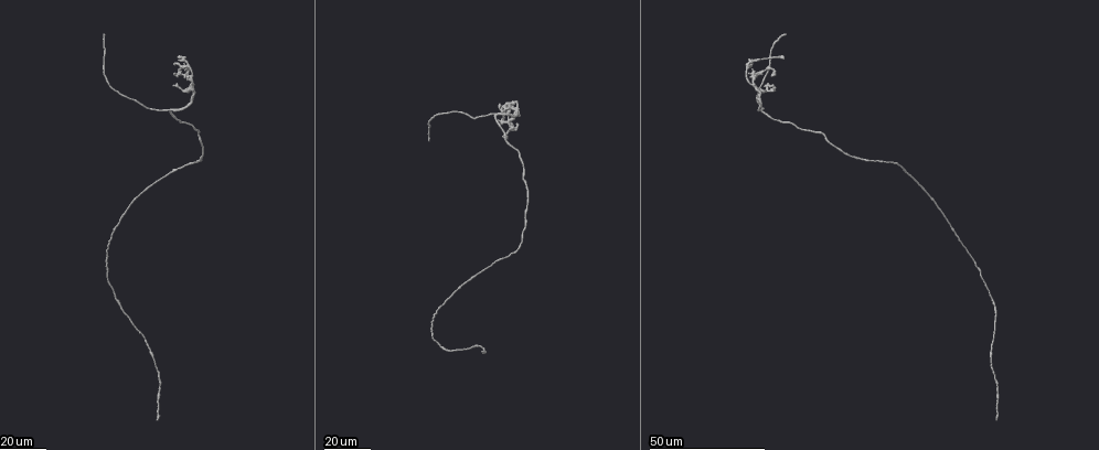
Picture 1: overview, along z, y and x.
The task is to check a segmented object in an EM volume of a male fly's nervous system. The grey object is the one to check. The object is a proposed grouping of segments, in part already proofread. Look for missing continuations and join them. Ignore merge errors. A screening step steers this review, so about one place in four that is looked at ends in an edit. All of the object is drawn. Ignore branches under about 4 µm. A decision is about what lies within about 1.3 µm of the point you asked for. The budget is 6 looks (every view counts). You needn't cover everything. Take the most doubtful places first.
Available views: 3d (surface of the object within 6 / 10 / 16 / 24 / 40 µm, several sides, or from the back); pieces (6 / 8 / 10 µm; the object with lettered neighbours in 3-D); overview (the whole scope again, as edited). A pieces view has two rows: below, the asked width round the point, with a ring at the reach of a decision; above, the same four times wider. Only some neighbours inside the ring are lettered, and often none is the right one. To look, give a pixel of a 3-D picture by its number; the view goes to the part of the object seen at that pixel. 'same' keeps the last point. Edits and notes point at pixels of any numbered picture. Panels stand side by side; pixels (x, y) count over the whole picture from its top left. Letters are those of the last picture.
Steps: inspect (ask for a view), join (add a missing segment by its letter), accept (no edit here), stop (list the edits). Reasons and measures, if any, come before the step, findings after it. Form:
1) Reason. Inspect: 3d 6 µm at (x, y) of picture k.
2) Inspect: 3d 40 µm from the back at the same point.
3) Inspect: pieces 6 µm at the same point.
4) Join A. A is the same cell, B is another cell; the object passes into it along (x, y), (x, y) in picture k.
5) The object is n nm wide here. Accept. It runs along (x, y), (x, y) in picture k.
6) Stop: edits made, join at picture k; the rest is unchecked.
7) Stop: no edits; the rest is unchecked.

End of a long branch. Inspect: 3d 24 µm at (996, 421) of picture 1.

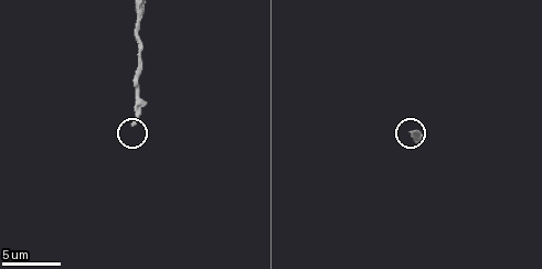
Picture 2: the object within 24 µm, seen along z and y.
See the neighbours. Inspect: pieces 10 µm at (412, 132) of picture 2.

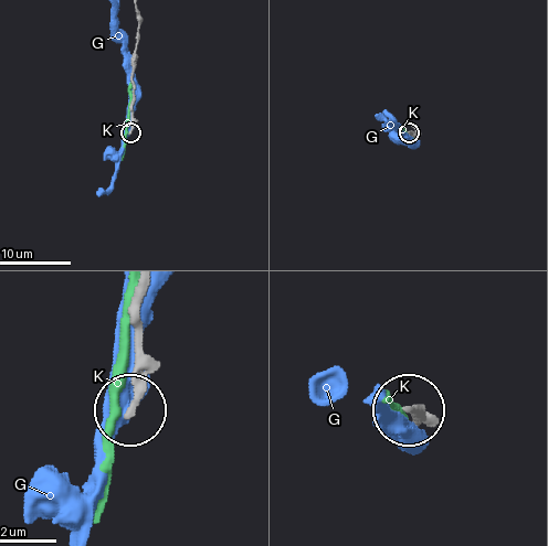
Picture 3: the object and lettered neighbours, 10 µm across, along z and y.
Accept. G and K are other cells; it runs along (138, 29), (130, 132) in picture 3; no lettered segment goes on from it.

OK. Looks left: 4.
Branch stops here. Inspect: 3d 40 µm at (178, 58) of picture 1.

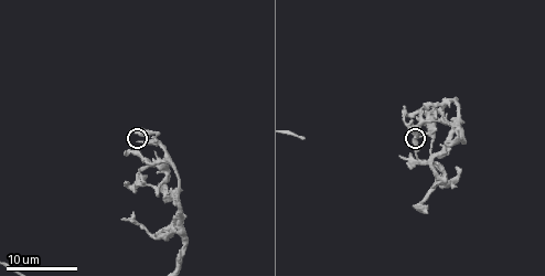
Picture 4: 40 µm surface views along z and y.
Inspect: pieces 8 µm at (137, 141) of picture 4.

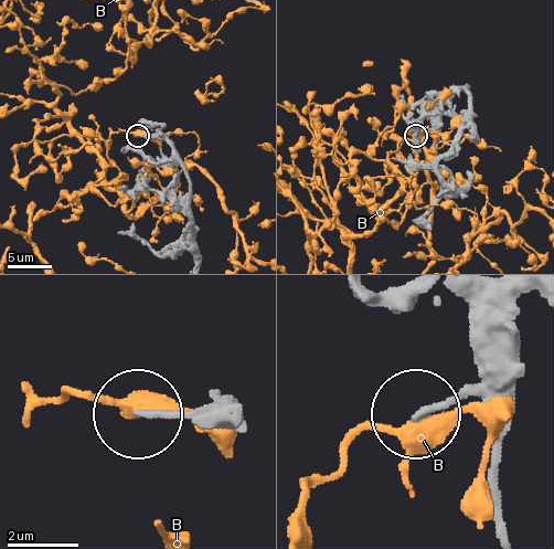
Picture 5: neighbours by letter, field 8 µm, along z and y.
The object is 180 nm wide here. Accept. B is another cell; it runs along (520, 298), (508, 351), (481, 378), (422, 411) in picture 5; none of them fits.

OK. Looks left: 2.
Long arm stops here. Inspect: 3d 40 µm at (784, 35) of picture 1.

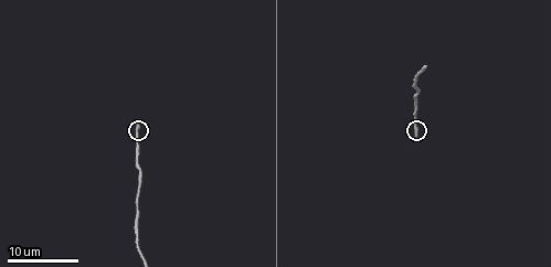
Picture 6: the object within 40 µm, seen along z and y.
Inspect: pieces 6 µm at (417, 135) of picture 6.

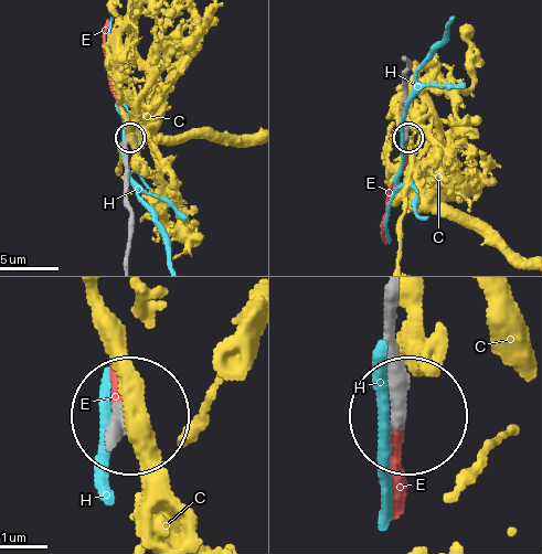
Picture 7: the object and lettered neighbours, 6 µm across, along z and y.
Join E. E is the same cell, C and H are other cells; the object passes into it along (394, 307), (394, 485) in picture 7; it goes on there.

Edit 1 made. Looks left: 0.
Stop: edits made, join at picture 7; the rest is unchecked.

